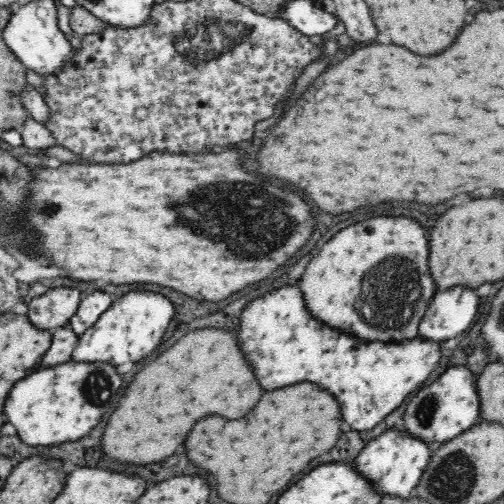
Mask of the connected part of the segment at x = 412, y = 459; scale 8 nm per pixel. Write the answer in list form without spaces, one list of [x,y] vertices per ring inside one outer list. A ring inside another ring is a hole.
[[[386,430],[380,438],[368,442],[368,446],[356,458],[356,470],[366,476],[374,488],[382,494],[392,494],[406,498],[414,493],[419,485],[430,459],[433,457],[434,446],[421,438],[414,438],[406,430]]]

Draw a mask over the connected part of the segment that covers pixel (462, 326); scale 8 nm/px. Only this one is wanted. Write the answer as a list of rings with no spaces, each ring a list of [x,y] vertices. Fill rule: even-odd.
[[[464,286],[438,292],[420,322],[420,336],[438,342],[458,336],[472,326],[478,312],[478,302],[480,300],[474,290]]]

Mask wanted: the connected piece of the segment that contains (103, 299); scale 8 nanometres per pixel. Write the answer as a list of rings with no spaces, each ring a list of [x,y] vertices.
[[[106,292],[88,294],[78,306],[78,314],[70,318],[71,329],[78,335],[84,334],[100,318],[102,312],[110,308],[110,304],[112,304],[112,296]]]

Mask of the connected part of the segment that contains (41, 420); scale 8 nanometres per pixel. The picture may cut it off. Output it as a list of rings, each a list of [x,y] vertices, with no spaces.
[[[64,362],[54,368],[38,370],[22,378],[12,388],[4,414],[16,426],[22,442],[30,446],[52,446],[86,436],[102,416],[118,404],[122,376],[108,362]]]

